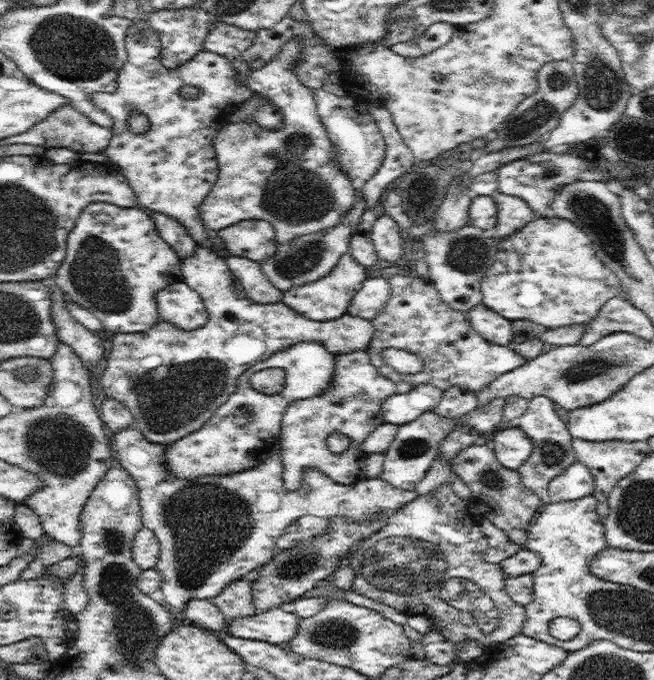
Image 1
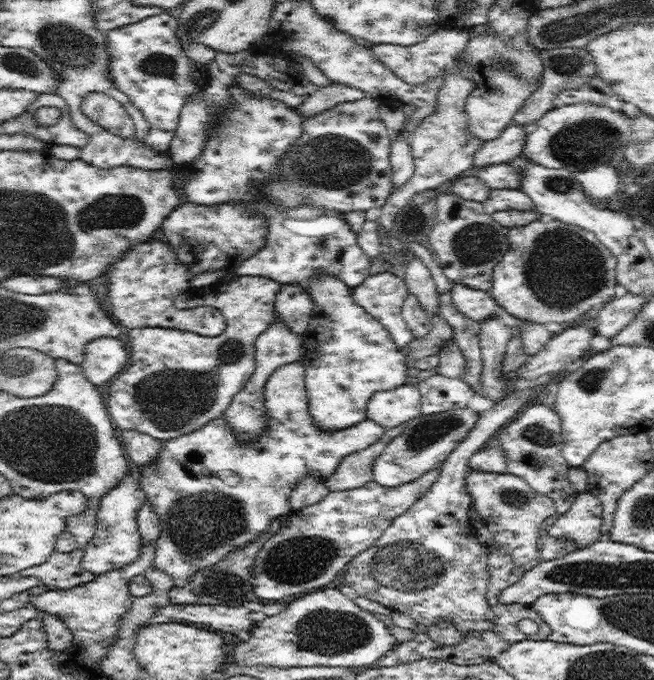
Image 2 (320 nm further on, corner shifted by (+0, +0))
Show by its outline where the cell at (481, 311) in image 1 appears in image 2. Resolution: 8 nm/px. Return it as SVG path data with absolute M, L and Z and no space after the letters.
M453 283L451 297L453 305L474 322L482 324L489 316L495 315L497 301L489 291Z

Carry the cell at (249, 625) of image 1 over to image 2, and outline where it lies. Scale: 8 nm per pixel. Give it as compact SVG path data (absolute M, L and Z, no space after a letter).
M168 603L157 608L156 622L177 622L185 625L204 624L212 630L247 636L256 621L250 619L250 610L244 605L229 607L226 605Z

